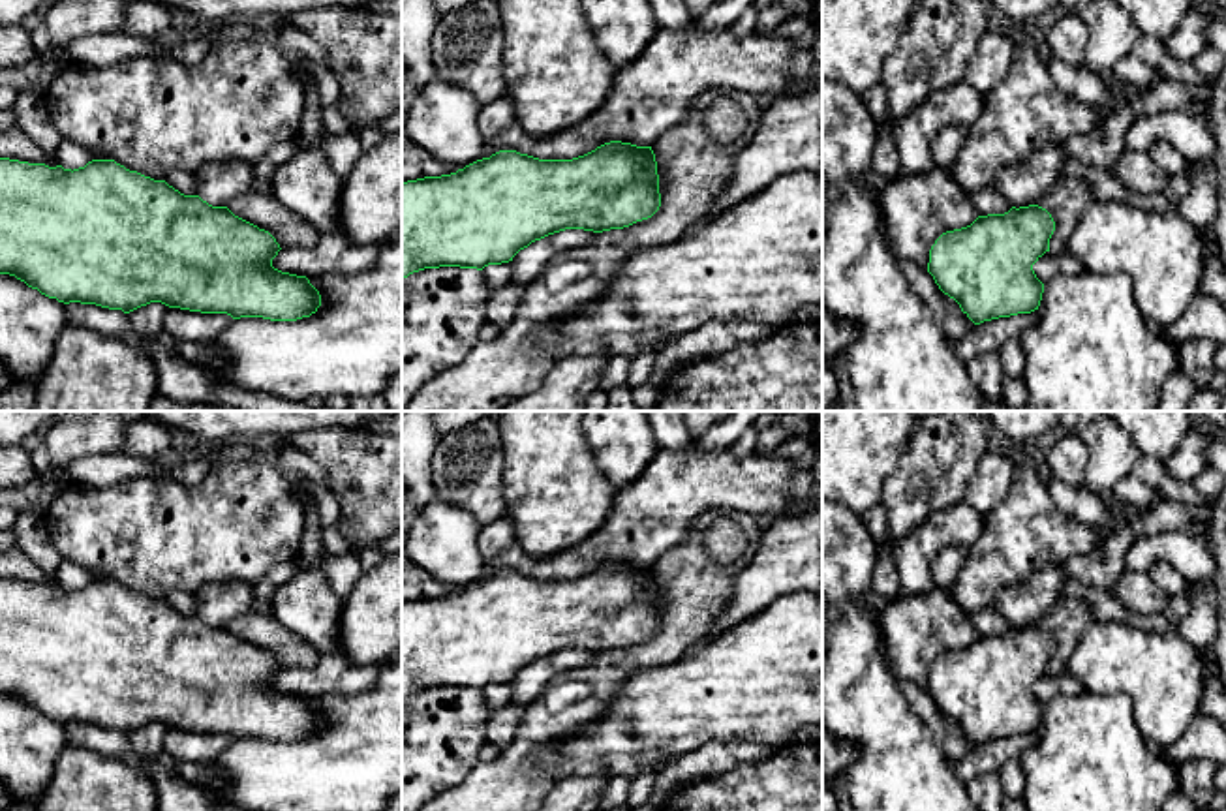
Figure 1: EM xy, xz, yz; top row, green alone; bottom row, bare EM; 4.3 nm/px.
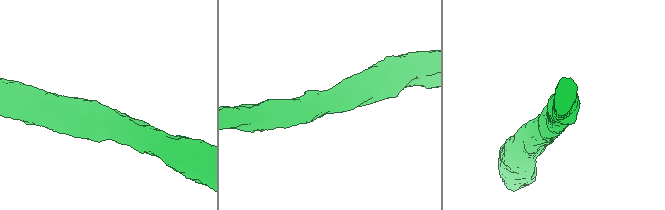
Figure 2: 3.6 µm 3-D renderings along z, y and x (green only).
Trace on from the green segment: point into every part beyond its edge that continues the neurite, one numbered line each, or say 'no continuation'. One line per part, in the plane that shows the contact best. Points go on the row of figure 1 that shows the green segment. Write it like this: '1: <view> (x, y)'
no continuation

